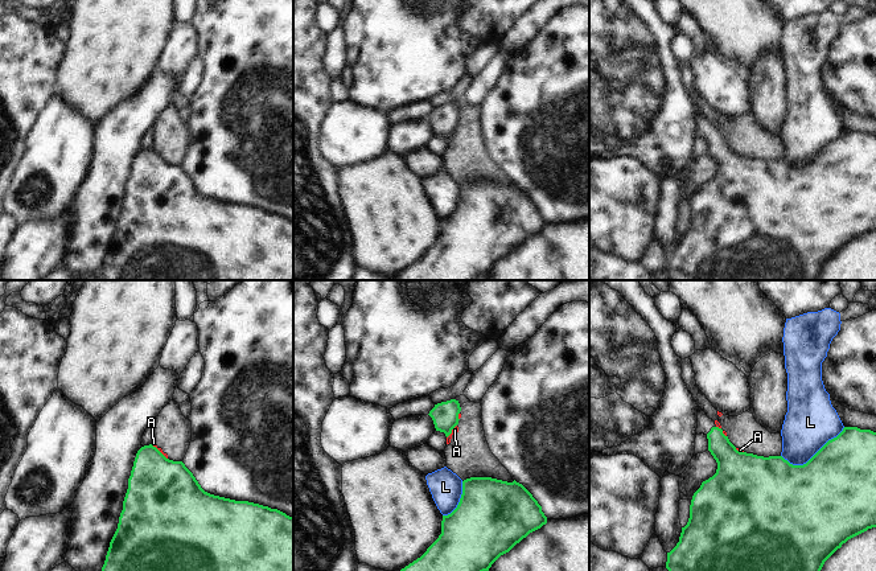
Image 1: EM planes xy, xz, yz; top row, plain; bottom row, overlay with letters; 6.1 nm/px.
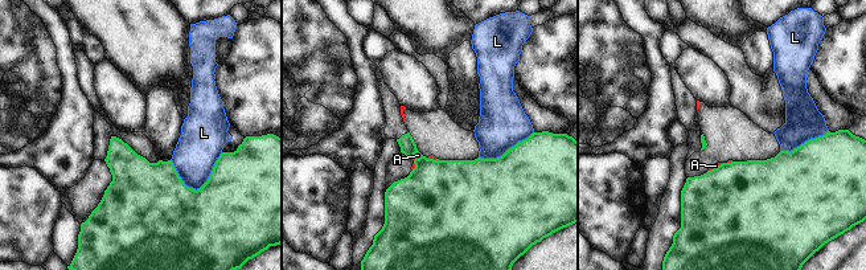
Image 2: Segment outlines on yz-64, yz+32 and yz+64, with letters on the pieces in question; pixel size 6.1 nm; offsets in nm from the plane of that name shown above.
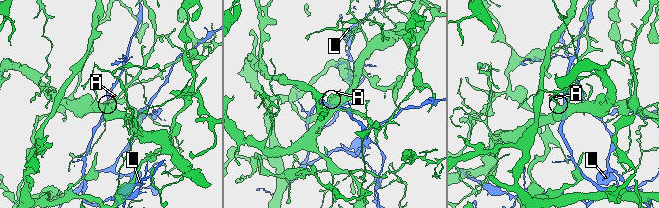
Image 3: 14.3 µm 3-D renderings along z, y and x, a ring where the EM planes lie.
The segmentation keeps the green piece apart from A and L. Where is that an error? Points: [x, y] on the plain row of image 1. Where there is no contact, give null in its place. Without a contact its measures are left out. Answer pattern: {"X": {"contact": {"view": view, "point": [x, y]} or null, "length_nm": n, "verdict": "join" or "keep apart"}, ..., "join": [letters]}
{"A": {"contact": {"view": "xy", "point": [159, 155]}, "length_nm": 140, "verdict": "keep apart"}, "L": {"contact": {"view": "yz", "point": [814, 159]}, "length_nm": 440, "verdict": "keep apart"}, "join": []}

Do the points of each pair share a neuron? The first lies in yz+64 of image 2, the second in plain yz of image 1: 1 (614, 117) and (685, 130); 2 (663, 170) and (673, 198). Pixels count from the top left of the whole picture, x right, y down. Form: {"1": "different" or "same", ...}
{"1": "same", "2": "same"}

